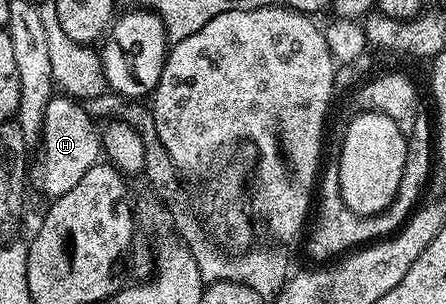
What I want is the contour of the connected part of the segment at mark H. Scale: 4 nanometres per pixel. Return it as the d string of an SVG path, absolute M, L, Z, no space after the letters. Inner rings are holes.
M53 95L44 111L44 125L40 131L38 147L40 161L35 161L36 188L45 192L48 198L66 194L79 180L86 175L86 170L93 168L102 156L102 136L96 132L96 124L81 101L67 95Z

